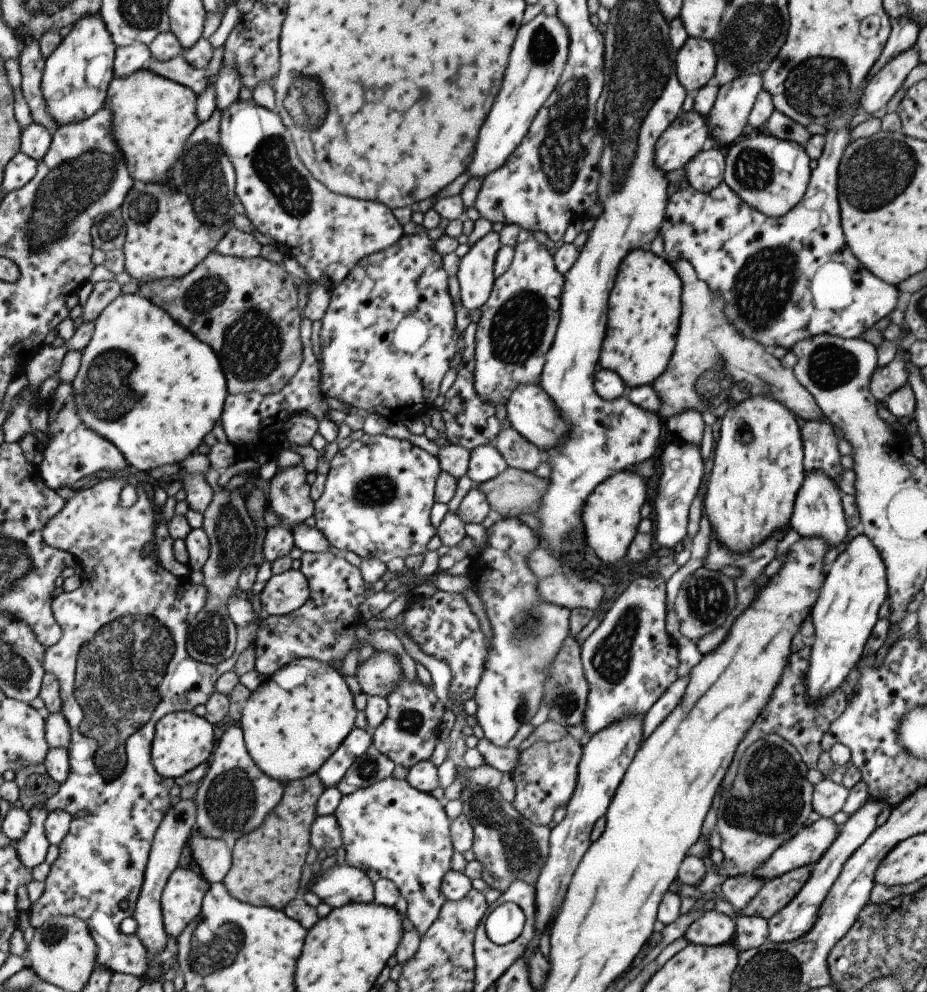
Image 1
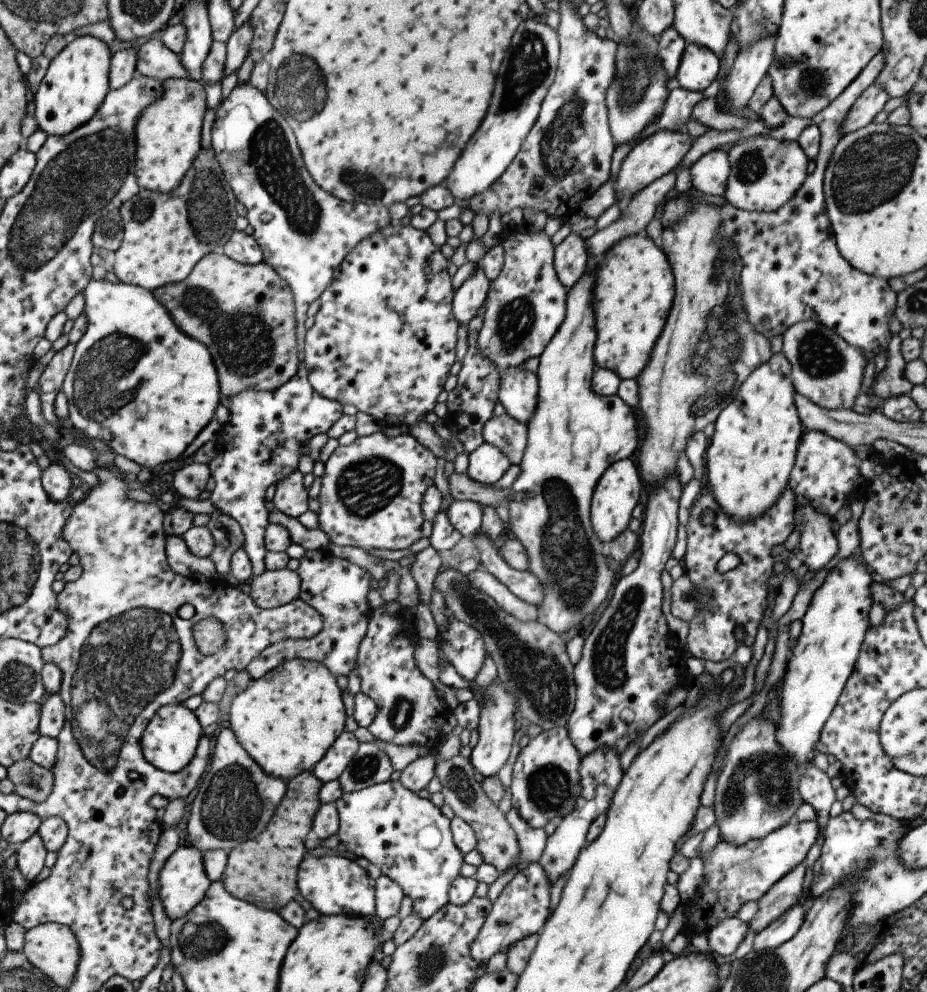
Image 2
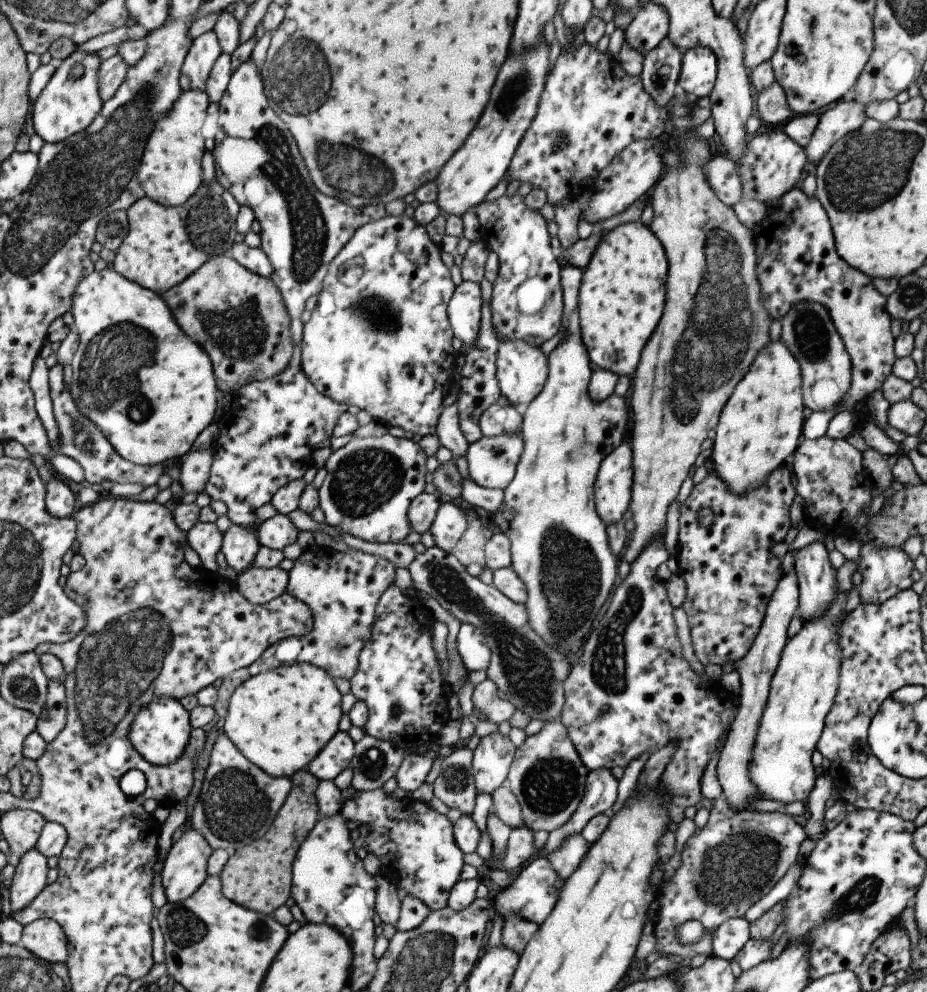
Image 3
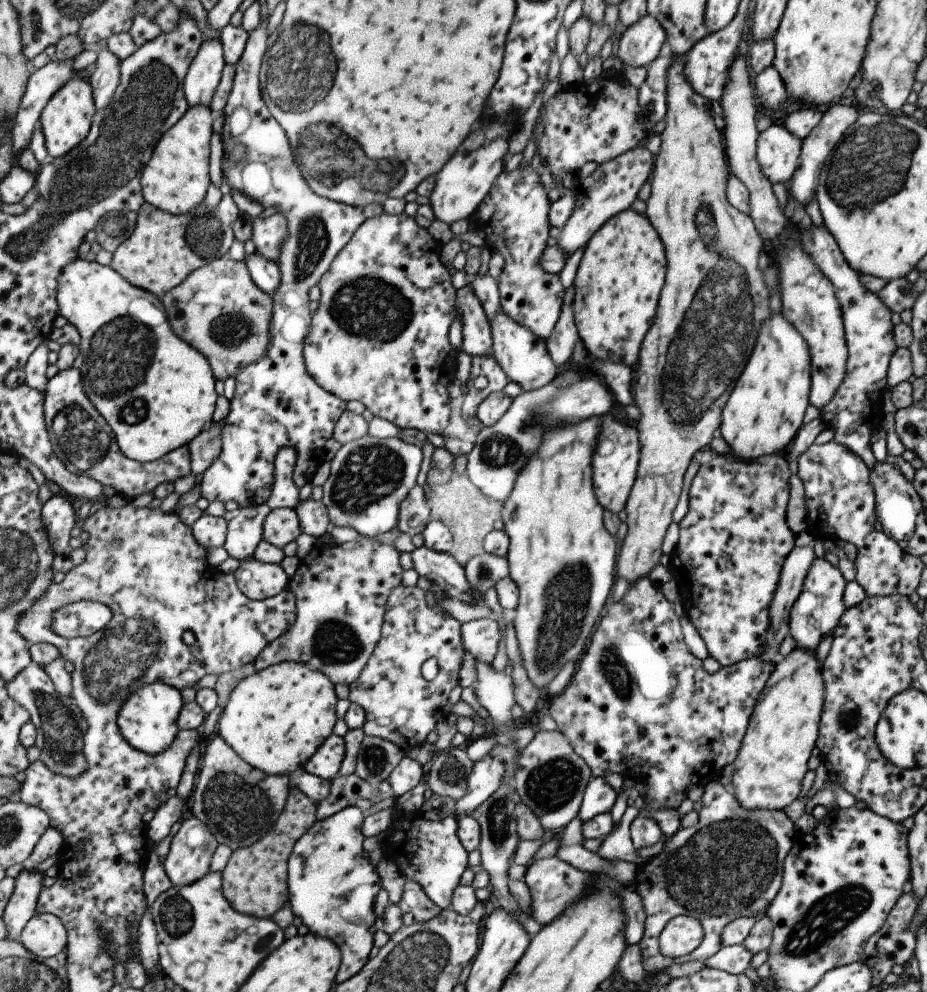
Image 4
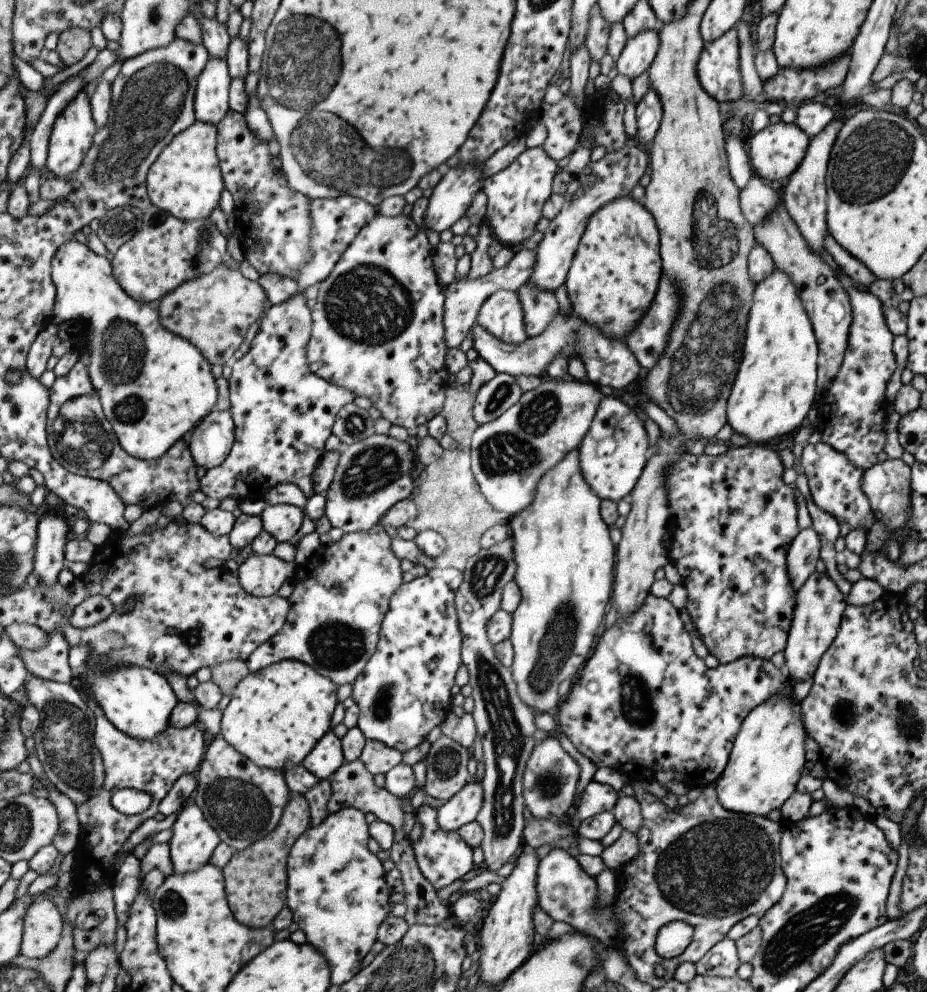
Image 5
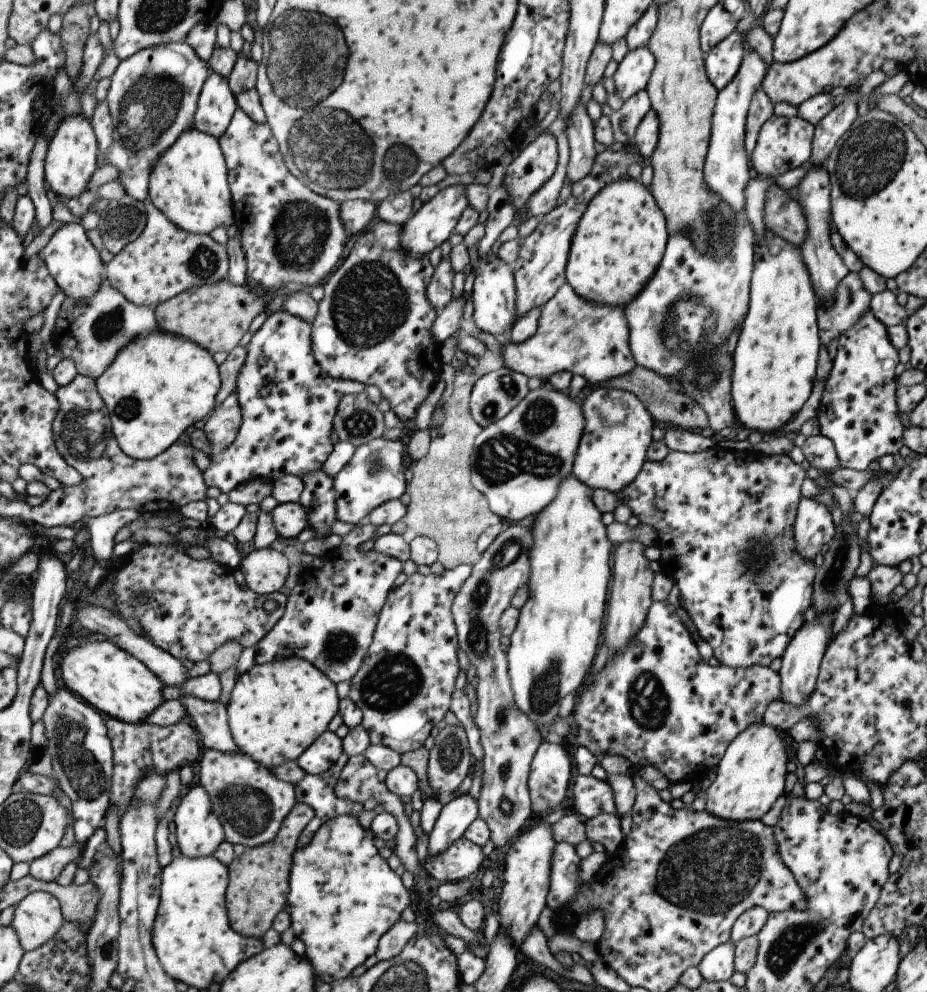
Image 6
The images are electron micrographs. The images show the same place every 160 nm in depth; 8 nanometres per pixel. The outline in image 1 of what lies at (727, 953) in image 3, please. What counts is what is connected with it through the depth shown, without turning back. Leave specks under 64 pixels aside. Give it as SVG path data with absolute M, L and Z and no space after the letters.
M712 909L693 920L683 935L688 943L712 947L732 942L734 932L733 919Z

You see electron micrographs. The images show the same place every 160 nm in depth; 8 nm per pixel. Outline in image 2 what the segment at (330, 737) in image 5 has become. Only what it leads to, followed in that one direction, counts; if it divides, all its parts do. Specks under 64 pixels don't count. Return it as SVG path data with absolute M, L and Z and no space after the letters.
M343 731L336 736L319 762L312 766L312 775L320 780L321 784L335 781L355 754L359 743L352 732Z

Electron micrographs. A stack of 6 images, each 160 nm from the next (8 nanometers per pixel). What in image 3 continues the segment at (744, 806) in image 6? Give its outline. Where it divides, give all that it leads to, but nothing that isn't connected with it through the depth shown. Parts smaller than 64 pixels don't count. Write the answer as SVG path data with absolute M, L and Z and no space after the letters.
M845 560L845 562L837 568L835 571L835 596L834 599L831 601L831 604L828 604L828 607L816 617L810 618L802 623L800 630L791 638L786 640L785 646L780 654L780 659L773 673L773 676L770 680L770 689L769 694L767 697L767 702L765 708L763 709L758 729L756 732L755 742L752 748L752 756L750 763L748 764L748 779L751 779L751 782L756 786L756 791L762 796L763 799L770 799L770 800L777 800L777 802L795 802L799 800L799 802L804 803L807 799L807 795L811 788L813 788L813 782L815 782L815 778L818 776L815 775L815 770L813 764L811 763L811 754L813 754L813 750L817 749L817 742L818 738L820 737L822 728L824 727L824 718L825 715L829 712L831 705L833 704L834 696L836 695L836 690L838 687L838 680L839 680L839 669L840 669L840 646L838 643L839 636L840 636L840 626L843 622L843 618L845 618L844 612L844 604L846 603L846 598L848 592L851 591L855 587L851 583L851 574L857 570L857 566L854 562L850 560Z

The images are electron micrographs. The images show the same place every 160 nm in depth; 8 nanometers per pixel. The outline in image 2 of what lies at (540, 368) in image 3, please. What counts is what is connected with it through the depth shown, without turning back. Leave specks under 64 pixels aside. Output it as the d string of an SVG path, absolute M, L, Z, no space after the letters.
M520 366L507 369L507 375L503 376L498 386L498 402L505 410L505 414L513 417L519 424L527 424L532 417L537 404L538 384L535 373L519 370Z

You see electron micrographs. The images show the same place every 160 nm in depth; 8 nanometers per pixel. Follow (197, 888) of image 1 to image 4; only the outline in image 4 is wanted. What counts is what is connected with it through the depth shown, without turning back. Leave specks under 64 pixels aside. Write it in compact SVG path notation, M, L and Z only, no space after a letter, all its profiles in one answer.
M199 817L183 822L163 865L172 885L184 887L206 877L220 842Z

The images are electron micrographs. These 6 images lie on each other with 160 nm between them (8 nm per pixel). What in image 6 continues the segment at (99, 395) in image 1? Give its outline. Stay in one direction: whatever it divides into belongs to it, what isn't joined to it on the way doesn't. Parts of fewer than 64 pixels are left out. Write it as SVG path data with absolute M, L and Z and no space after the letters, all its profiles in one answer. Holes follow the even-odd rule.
M62 224L40 253L66 297L77 301L90 299L101 290L102 284L107 280L105 276L107 264L103 263L99 250L91 244L85 228L80 224ZM155 331L127 344L117 358L97 378L98 389L110 412L115 436L130 457L157 458L191 426L201 426L218 405L220 366L213 360L213 353L195 341Z

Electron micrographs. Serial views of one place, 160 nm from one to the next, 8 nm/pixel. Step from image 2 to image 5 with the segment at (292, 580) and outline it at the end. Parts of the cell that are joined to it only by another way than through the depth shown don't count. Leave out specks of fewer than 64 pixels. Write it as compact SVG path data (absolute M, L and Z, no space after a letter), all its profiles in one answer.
M248 551L239 565L238 577L243 588L257 597L268 597L293 574L293 562L283 562L271 555Z

